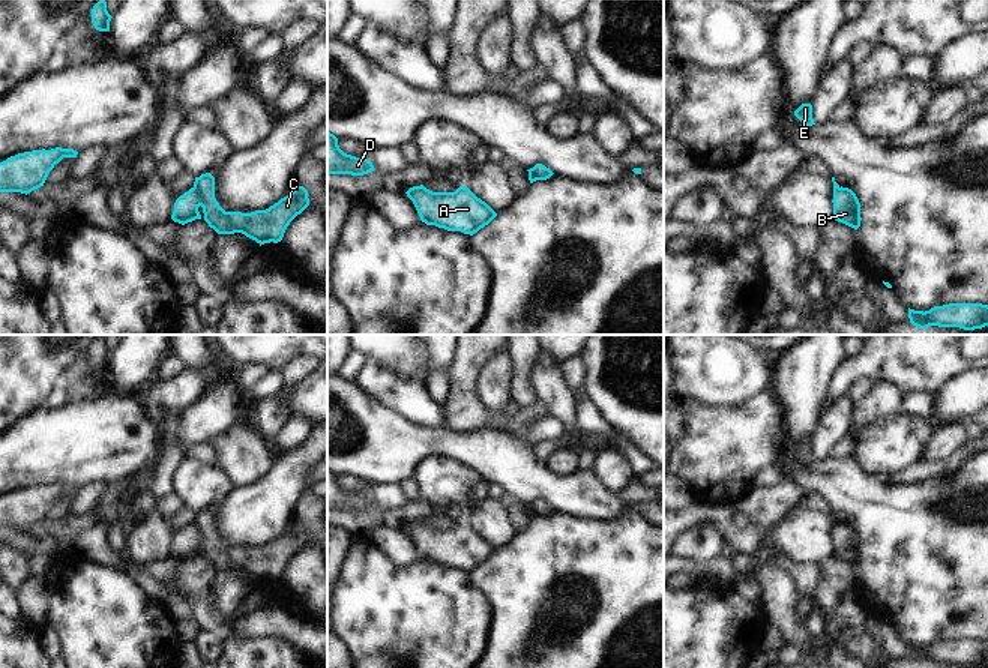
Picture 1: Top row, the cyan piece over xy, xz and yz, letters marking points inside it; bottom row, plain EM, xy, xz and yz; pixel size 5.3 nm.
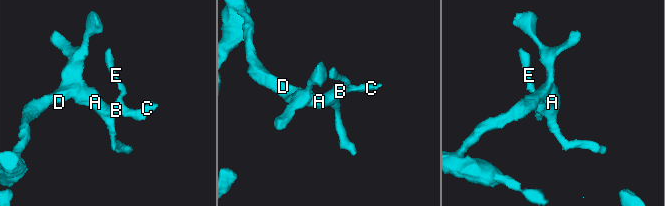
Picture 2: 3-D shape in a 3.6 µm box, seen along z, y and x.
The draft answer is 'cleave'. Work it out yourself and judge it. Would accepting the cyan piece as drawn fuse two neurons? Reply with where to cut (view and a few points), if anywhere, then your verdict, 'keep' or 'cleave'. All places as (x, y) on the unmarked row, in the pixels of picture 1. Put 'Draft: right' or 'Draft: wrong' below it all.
cut xy (194, 523), (201, 535), (201, 541); cleave
Draft: right

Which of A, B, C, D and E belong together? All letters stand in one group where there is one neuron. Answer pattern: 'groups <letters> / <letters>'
groups A B D / C E

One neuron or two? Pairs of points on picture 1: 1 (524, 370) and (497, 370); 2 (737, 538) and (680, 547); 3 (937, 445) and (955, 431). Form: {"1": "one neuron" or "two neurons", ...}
{"1": "two neurons", "2": "two neurons", "3": "one neuron"}

